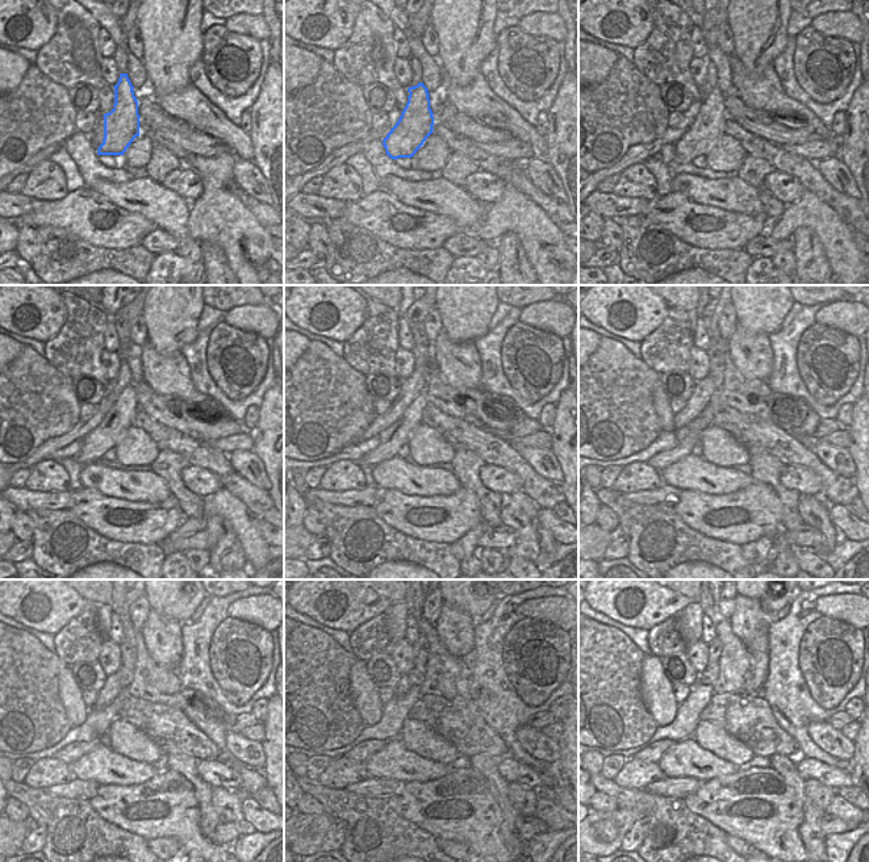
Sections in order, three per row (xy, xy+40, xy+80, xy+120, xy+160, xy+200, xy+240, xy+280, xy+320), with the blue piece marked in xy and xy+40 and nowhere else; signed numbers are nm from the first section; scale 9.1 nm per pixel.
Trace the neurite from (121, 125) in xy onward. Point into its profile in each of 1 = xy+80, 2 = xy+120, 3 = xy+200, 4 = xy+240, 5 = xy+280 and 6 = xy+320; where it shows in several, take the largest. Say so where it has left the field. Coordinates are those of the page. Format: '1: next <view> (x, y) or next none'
1: next xy+80 (709, 125)
2: next xy+120 (120, 417)
3: next xy+200 (686, 436)
4: next xy+240 (70, 753)
5: next xy+280 (362, 752)
6: next xy+320 (652, 753)

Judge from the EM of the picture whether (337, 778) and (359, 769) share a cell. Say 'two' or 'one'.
one

